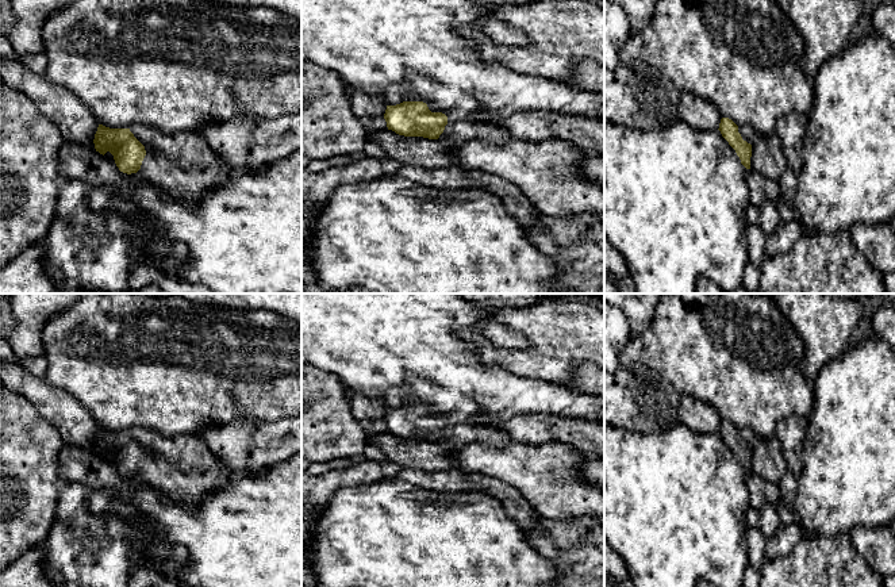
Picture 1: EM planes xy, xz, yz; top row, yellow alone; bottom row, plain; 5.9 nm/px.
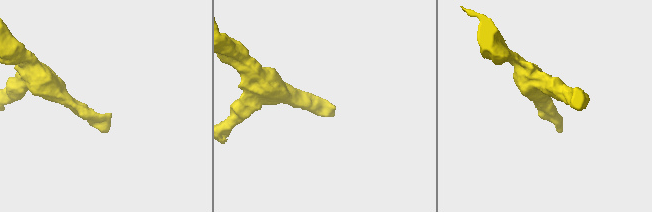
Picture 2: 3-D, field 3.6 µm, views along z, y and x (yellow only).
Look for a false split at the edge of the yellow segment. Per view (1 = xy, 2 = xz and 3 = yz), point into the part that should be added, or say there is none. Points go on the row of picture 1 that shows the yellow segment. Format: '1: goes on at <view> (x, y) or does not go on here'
1: goes on at xy (183, 162)
2: goes on at xz (457, 133)
3: goes on at yz (748, 133)

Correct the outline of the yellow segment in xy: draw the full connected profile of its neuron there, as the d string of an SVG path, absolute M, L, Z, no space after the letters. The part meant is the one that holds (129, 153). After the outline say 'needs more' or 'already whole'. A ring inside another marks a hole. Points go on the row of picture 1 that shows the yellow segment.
M99 124L95 149L110 151L120 172L141 174L183 199L196 202L212 185L227 183L231 168L197 133L165 134L151 126L110 128Z; needs more

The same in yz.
M722 118L718 128L722 137L735 150L741 164L750 170L752 145L758 138L752 126L737 126L731 119Z; needs more

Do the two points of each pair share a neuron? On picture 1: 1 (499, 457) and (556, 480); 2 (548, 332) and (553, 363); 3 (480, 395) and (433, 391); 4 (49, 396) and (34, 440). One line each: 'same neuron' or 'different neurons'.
1: same neuron
2: same neuron
3: same neuron
4: different neurons

